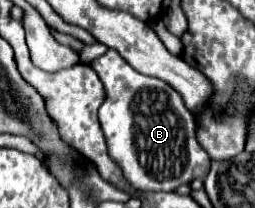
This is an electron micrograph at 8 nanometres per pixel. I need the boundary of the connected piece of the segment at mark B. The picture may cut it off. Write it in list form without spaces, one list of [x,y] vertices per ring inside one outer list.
[[[109,49],[105,55],[91,63],[101,83],[105,85],[107,99],[99,109],[99,123],[103,123],[103,133],[107,137],[109,155],[123,169],[127,181],[137,191],[175,191],[183,183],[193,179],[205,179],[209,171],[209,155],[197,143],[195,137],[195,115],[189,113],[181,95],[161,79],[153,79],[137,73],[117,51]]]

